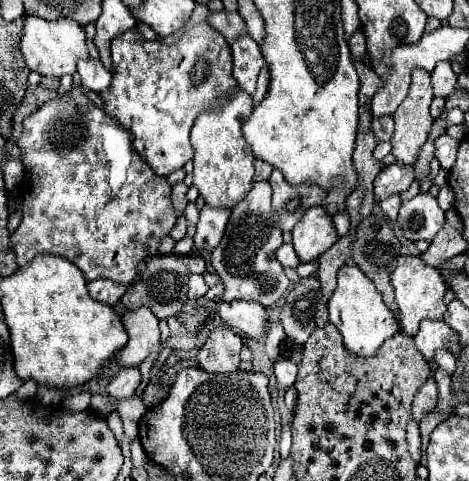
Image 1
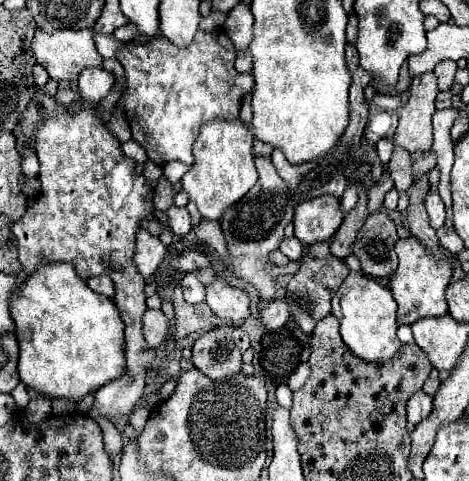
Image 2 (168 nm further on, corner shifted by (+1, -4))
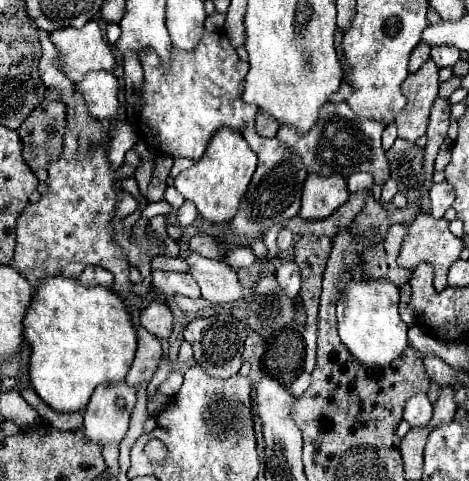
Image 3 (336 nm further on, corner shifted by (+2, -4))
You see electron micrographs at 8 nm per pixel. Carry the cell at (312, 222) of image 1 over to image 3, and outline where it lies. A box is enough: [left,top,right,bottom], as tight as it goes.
[300,174,348,220]

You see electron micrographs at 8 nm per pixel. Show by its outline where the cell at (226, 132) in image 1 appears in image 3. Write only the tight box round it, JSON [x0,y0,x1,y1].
[174,128,256,222]

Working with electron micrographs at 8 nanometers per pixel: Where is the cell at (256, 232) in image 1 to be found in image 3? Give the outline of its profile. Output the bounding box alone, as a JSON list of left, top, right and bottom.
[228,130,306,244]

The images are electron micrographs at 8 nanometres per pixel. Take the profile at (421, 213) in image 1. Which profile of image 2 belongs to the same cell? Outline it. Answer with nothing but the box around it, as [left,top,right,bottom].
[425,192,445,230]

